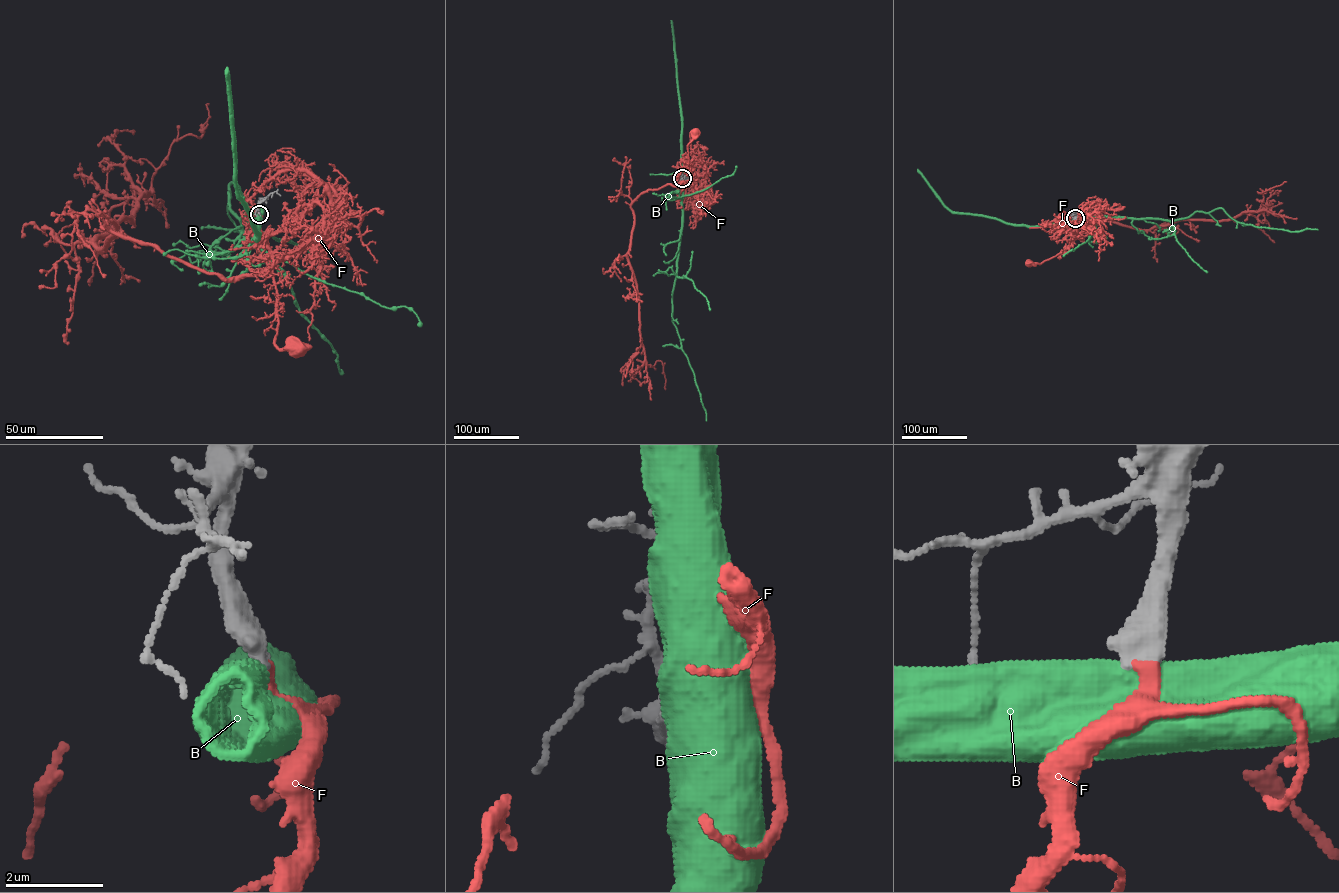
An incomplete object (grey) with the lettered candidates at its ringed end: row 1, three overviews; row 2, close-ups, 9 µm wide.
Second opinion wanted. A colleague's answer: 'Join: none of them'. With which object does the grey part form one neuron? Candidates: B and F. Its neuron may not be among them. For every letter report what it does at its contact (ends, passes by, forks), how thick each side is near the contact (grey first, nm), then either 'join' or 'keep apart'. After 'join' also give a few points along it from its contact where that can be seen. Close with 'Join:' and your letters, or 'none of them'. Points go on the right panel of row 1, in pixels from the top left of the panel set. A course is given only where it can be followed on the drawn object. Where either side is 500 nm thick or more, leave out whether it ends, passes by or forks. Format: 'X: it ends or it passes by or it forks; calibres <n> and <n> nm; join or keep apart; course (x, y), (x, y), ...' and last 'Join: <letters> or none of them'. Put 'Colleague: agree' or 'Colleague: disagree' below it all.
B: calibres 600 and 850 nm; keep apart
F: calibres 600 and 260 nm; join; course (1075, 218), (1068, 228), (1074, 234), (1071, 246), (1040, 263), (1029, 263)
Join: F
Colleague: disagree

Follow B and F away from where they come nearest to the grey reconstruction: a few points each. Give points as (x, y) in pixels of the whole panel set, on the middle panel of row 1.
B: (682, 178), (682, 224), (672, 294), (672, 321), (693, 374), (706, 421)
F: (682, 178), (684, 171), (689, 176), (687, 145), (695, 132)

